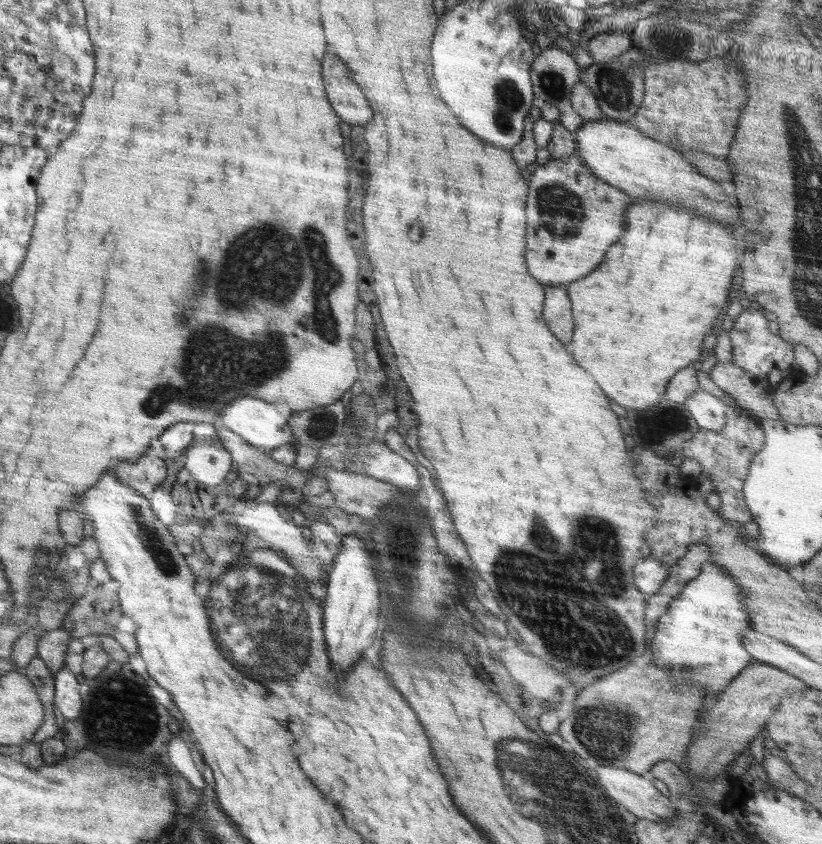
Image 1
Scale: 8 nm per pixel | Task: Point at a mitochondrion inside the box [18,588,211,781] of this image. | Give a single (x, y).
(111, 700)

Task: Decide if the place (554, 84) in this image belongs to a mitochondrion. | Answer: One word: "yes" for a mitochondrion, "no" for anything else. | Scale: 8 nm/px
yes

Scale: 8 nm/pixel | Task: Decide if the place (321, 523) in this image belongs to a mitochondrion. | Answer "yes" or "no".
no

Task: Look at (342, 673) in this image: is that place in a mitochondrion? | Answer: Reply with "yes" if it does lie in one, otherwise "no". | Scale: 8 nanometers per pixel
no

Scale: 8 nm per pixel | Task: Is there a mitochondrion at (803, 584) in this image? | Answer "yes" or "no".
no

